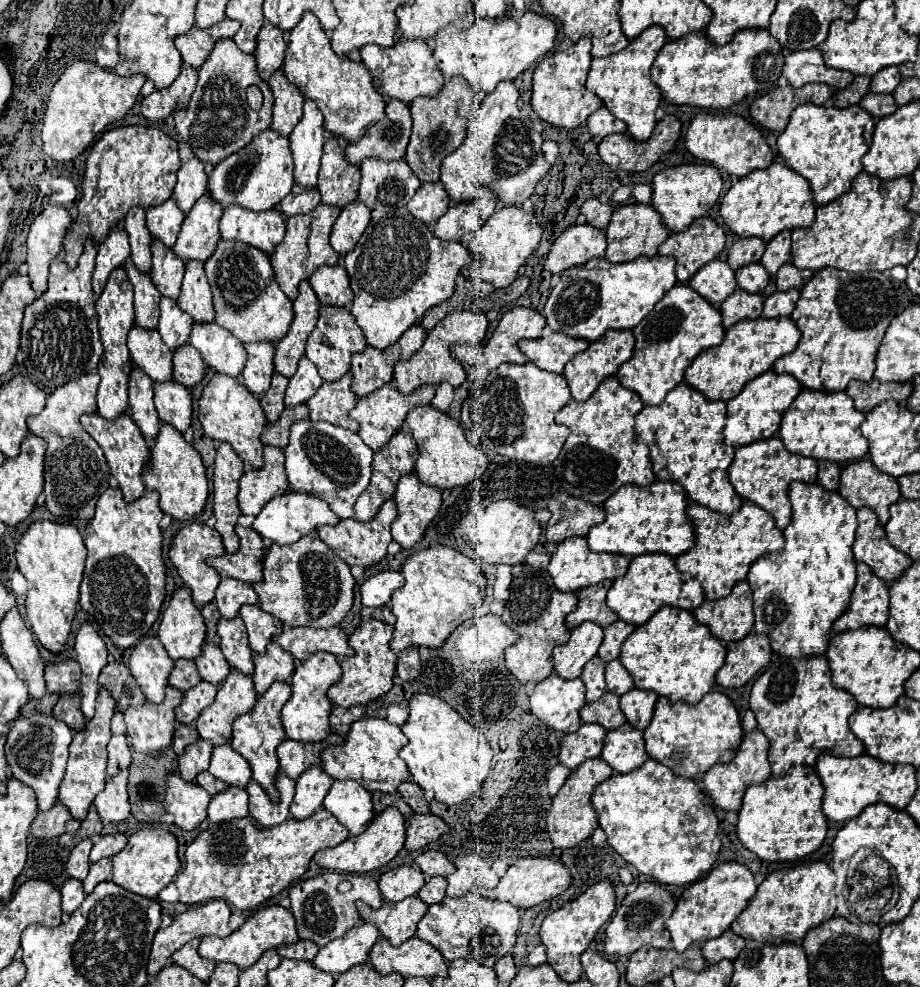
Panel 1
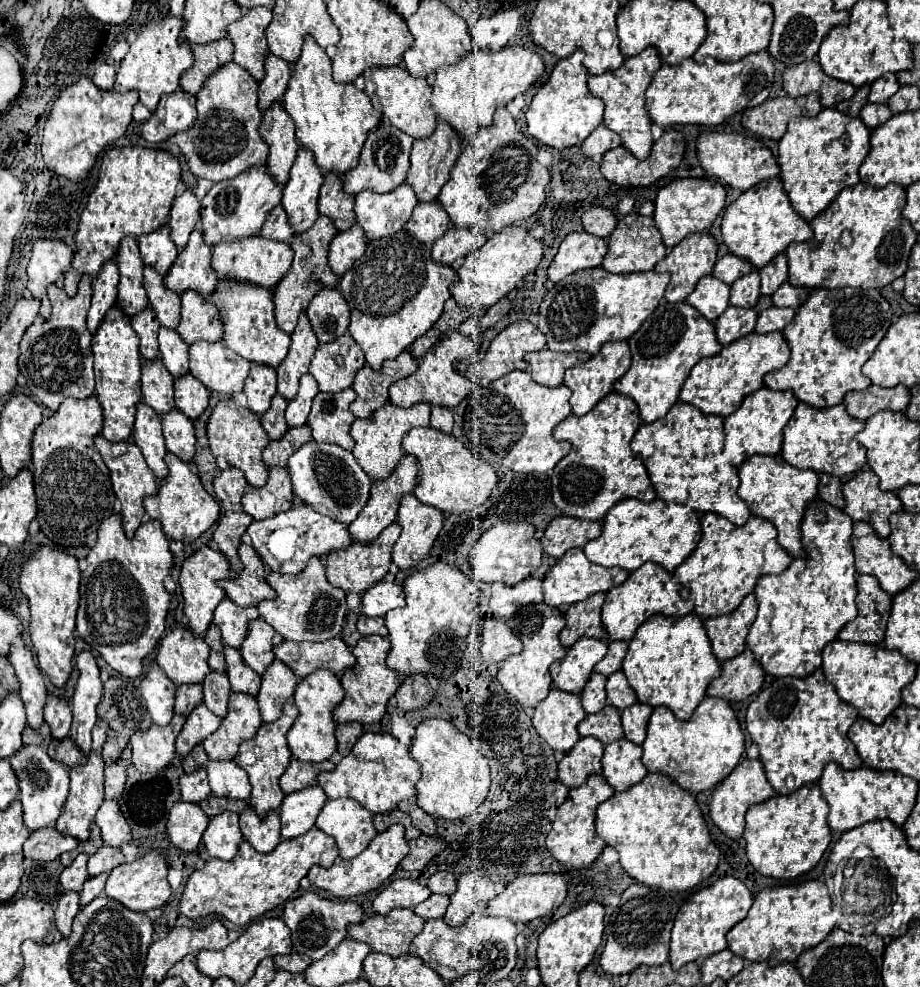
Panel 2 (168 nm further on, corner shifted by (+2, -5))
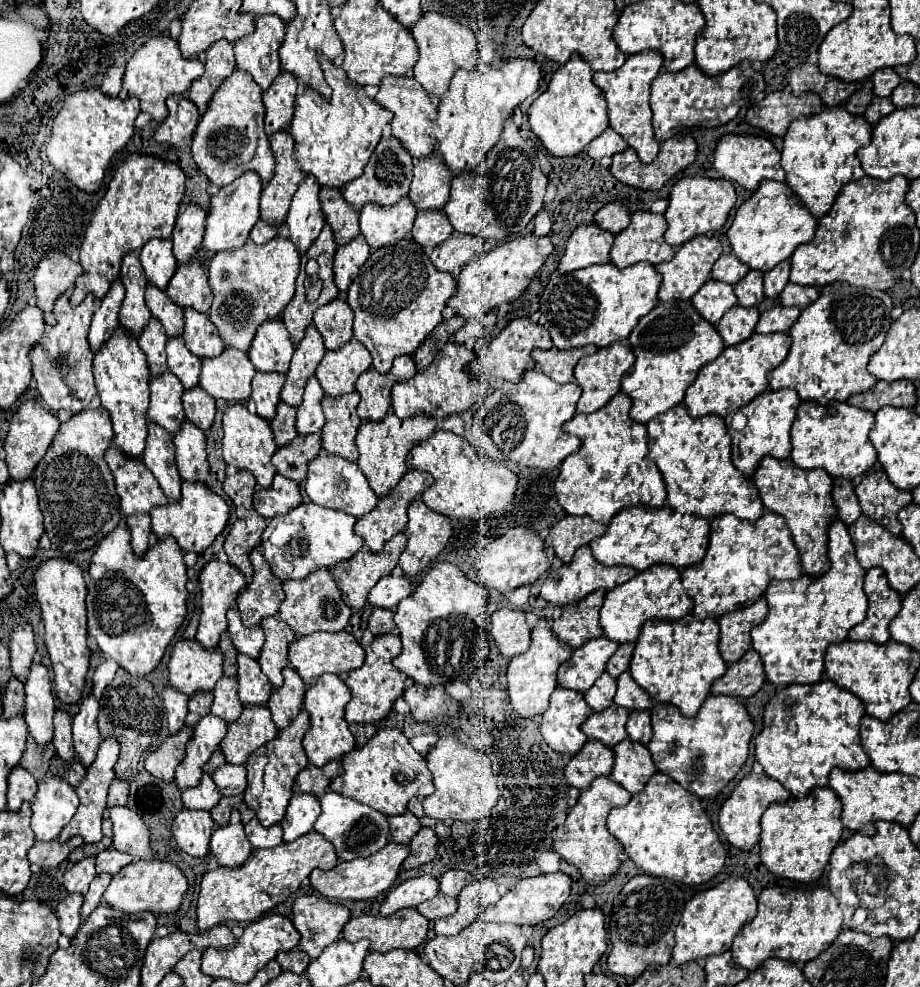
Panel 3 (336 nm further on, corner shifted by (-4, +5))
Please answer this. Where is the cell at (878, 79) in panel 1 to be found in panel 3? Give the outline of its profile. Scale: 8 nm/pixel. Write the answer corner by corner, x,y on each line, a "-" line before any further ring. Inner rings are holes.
885,67
885,69
879,69
871,75
871,81
873,81
873,93
879,95
879,97
889,97
891,91
899,85
899,75
895,73
895,69
891,67

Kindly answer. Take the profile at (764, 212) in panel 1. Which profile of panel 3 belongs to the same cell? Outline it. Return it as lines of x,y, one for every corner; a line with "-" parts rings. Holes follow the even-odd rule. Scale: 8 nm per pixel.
765,179
757,187
757,191
737,209
727,237
733,247
733,253
743,263
747,263
751,269
765,273
783,259
789,259
797,245
811,241
815,229
817,219
805,209
799,197
783,181

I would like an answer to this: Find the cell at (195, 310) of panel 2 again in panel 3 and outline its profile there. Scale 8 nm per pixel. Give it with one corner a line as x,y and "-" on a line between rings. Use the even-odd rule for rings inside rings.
187,307
185,311
183,341
197,357
217,357
225,349
223,339
215,329
211,317
207,313
195,311
193,307

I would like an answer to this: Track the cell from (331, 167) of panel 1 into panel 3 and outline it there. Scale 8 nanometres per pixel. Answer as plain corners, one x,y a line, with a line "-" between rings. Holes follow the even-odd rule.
321,187
321,207
327,223
335,231
337,245
349,243
359,235
359,211
343,199
341,189

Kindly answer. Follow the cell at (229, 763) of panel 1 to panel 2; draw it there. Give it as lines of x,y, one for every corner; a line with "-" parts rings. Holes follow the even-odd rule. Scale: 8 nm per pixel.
209,761
207,779
213,795
227,799
247,799
251,793
251,785
243,769
235,761

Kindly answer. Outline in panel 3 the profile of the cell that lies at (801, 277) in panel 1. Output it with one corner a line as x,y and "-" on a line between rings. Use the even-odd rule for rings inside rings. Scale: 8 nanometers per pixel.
787,283
787,287
779,295
781,305
791,305
791,307
799,307
799,309
807,307
817,297
819,297
819,289
817,287
799,287
795,283

